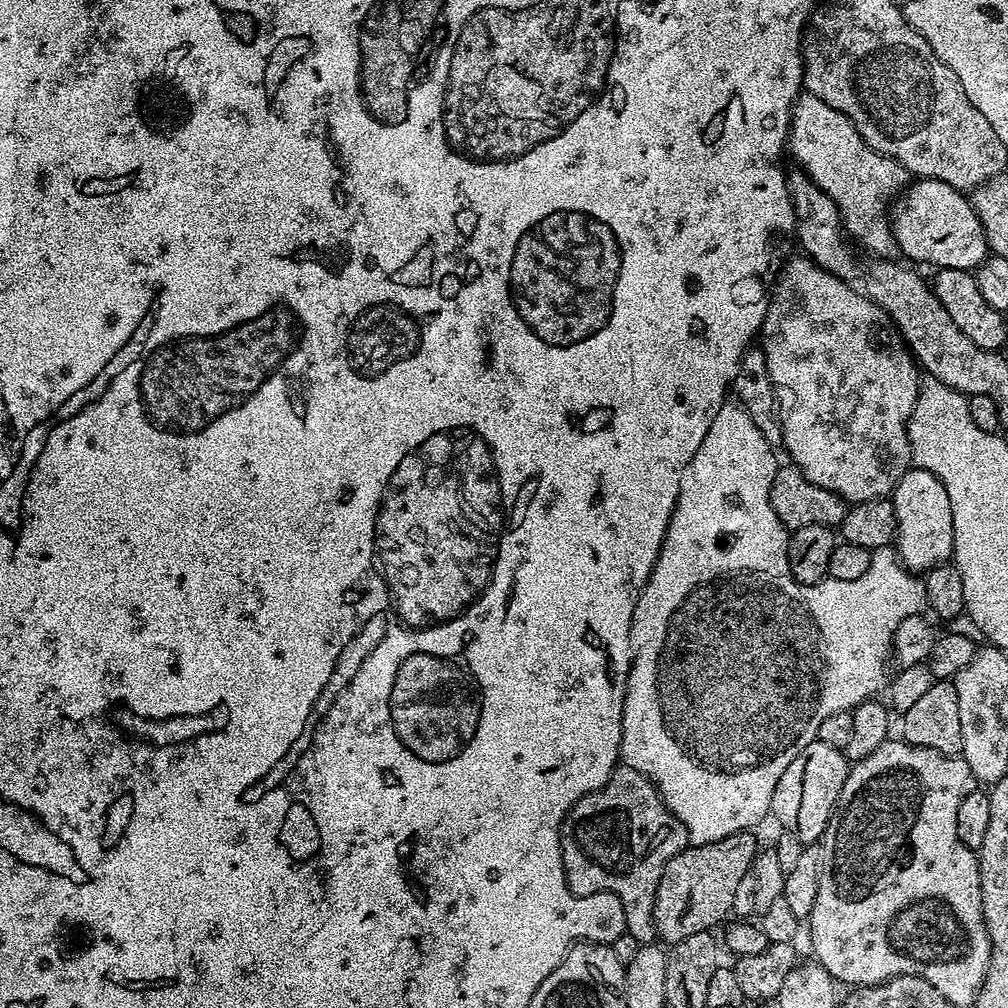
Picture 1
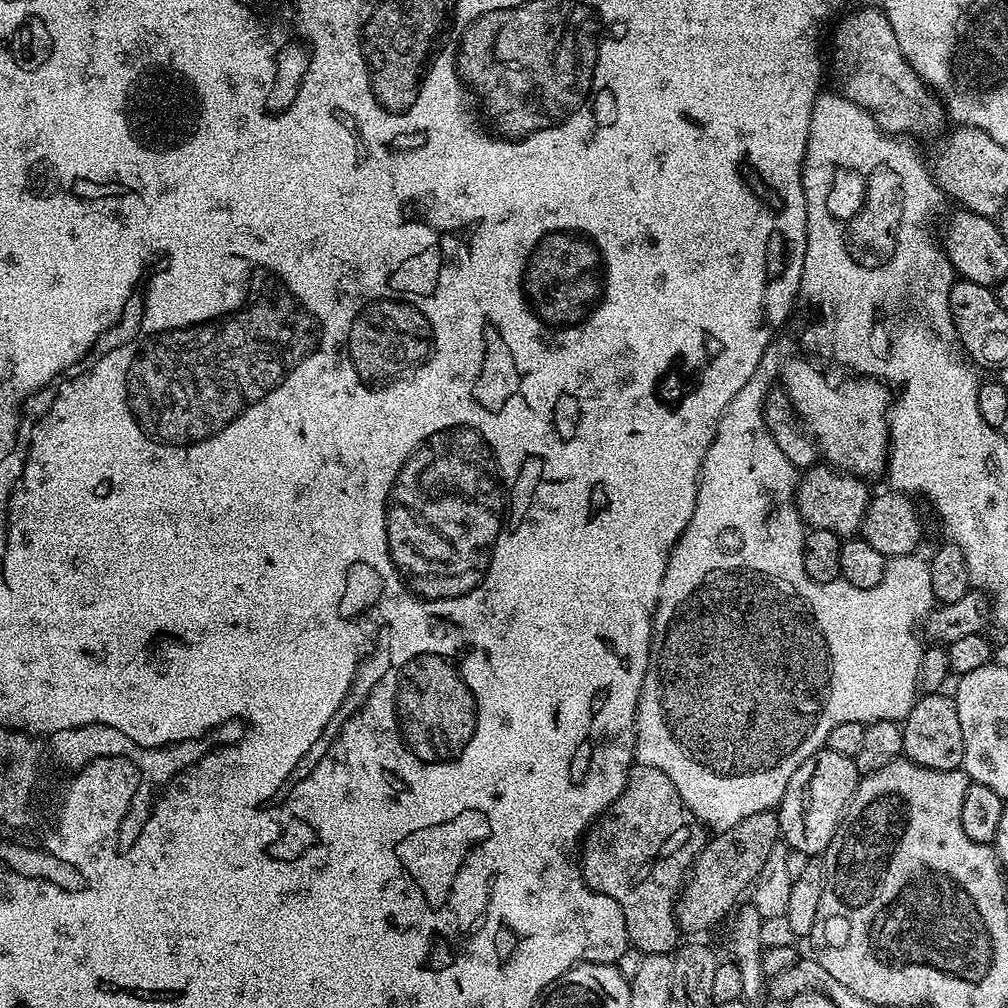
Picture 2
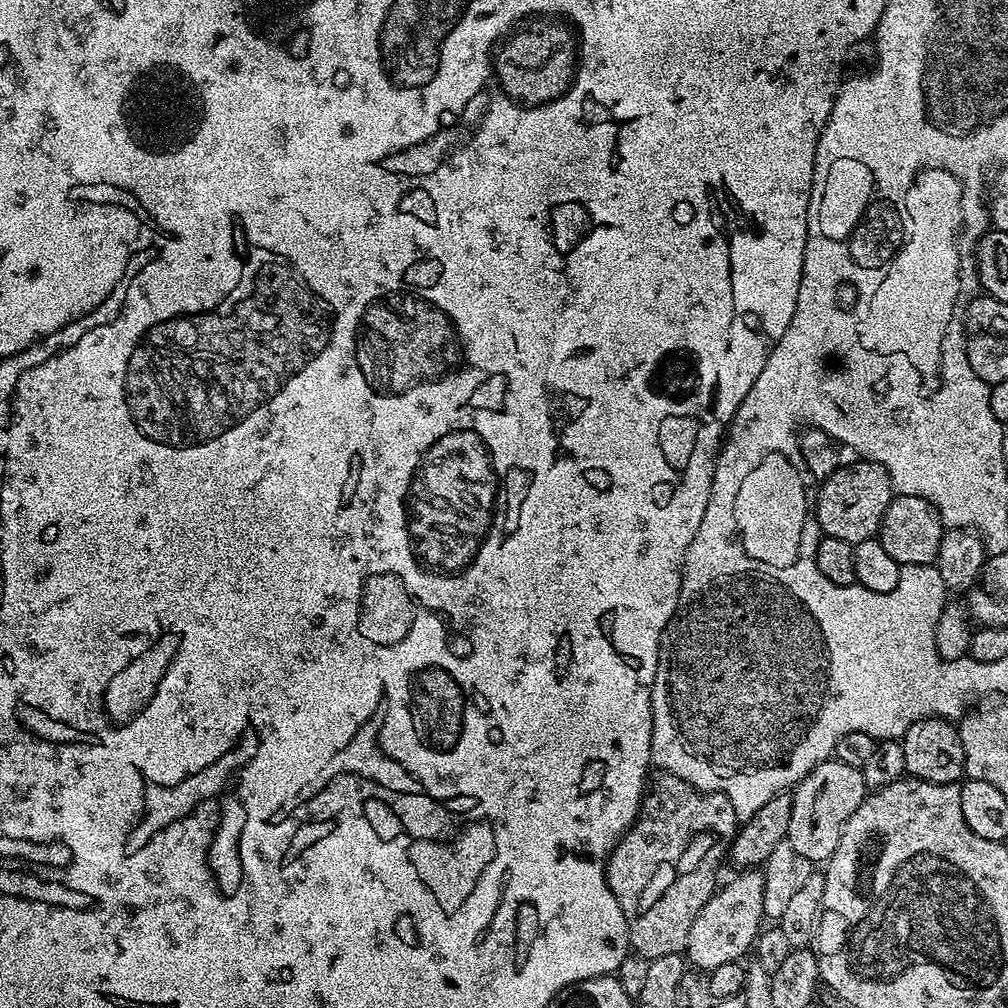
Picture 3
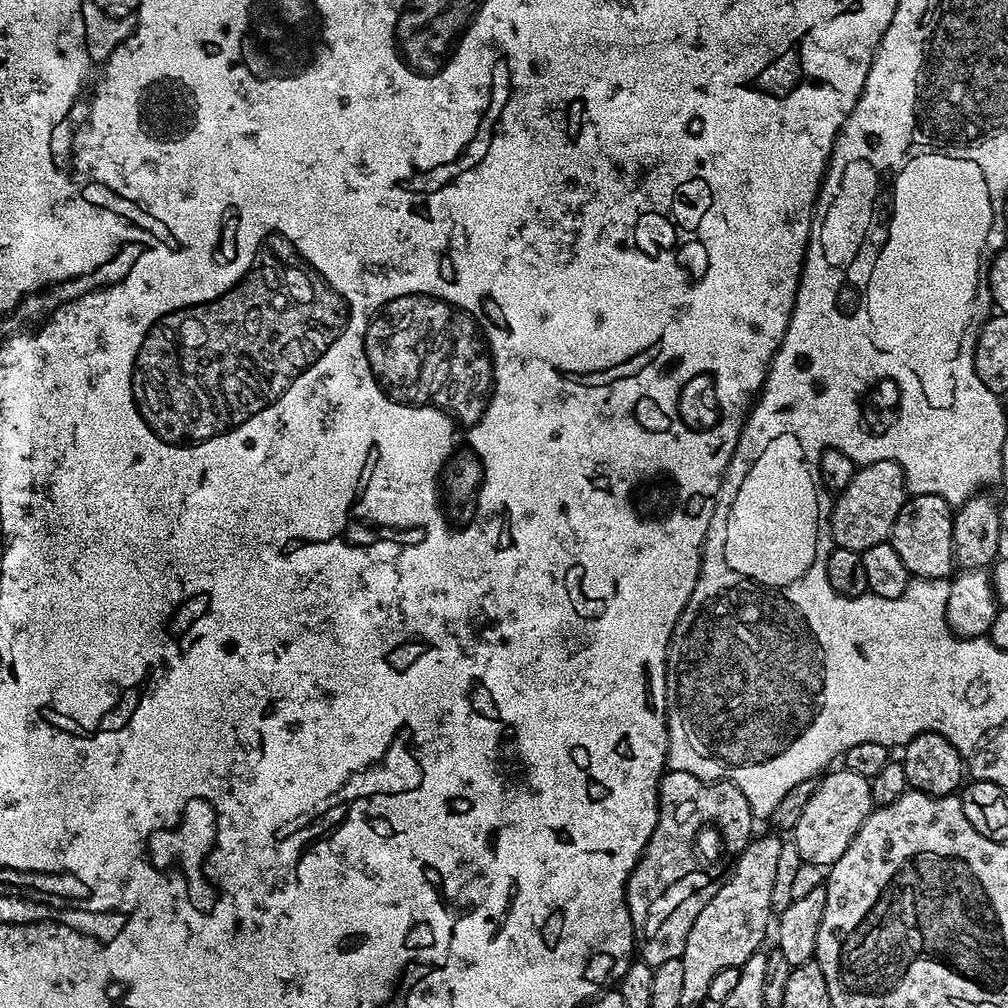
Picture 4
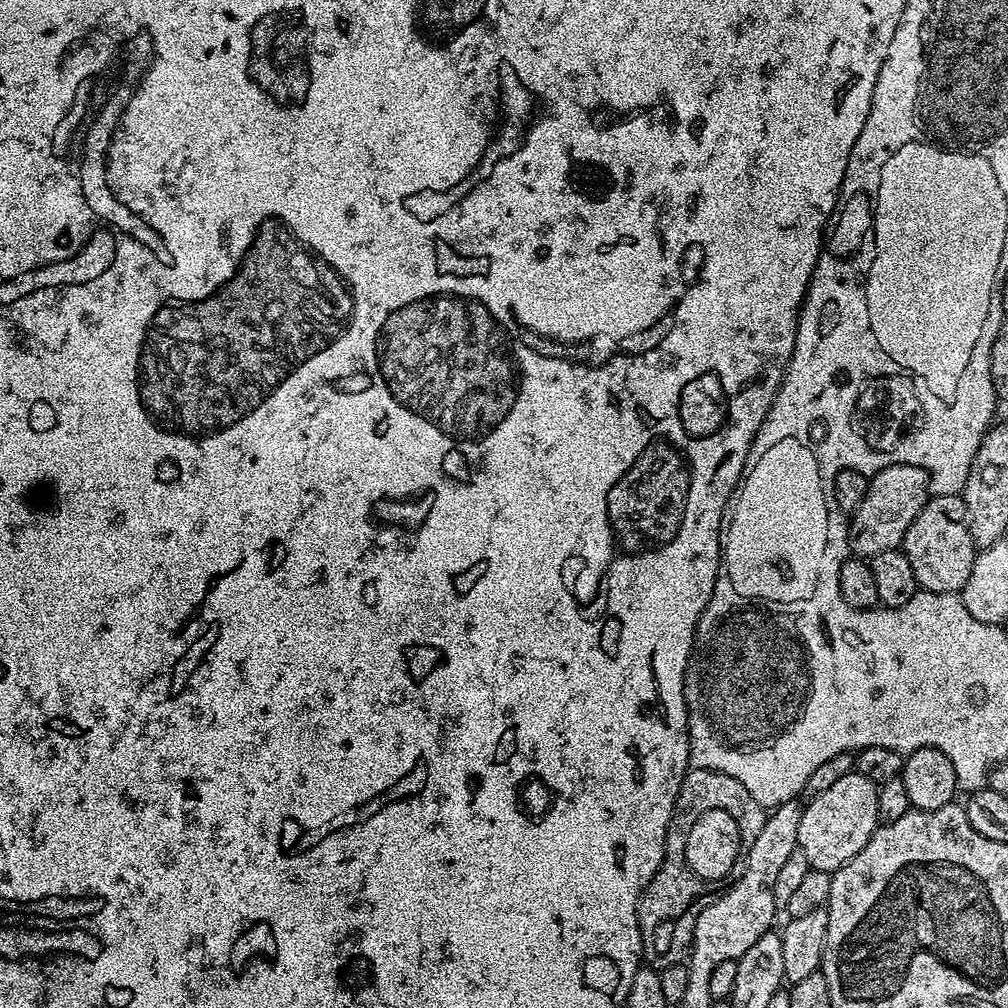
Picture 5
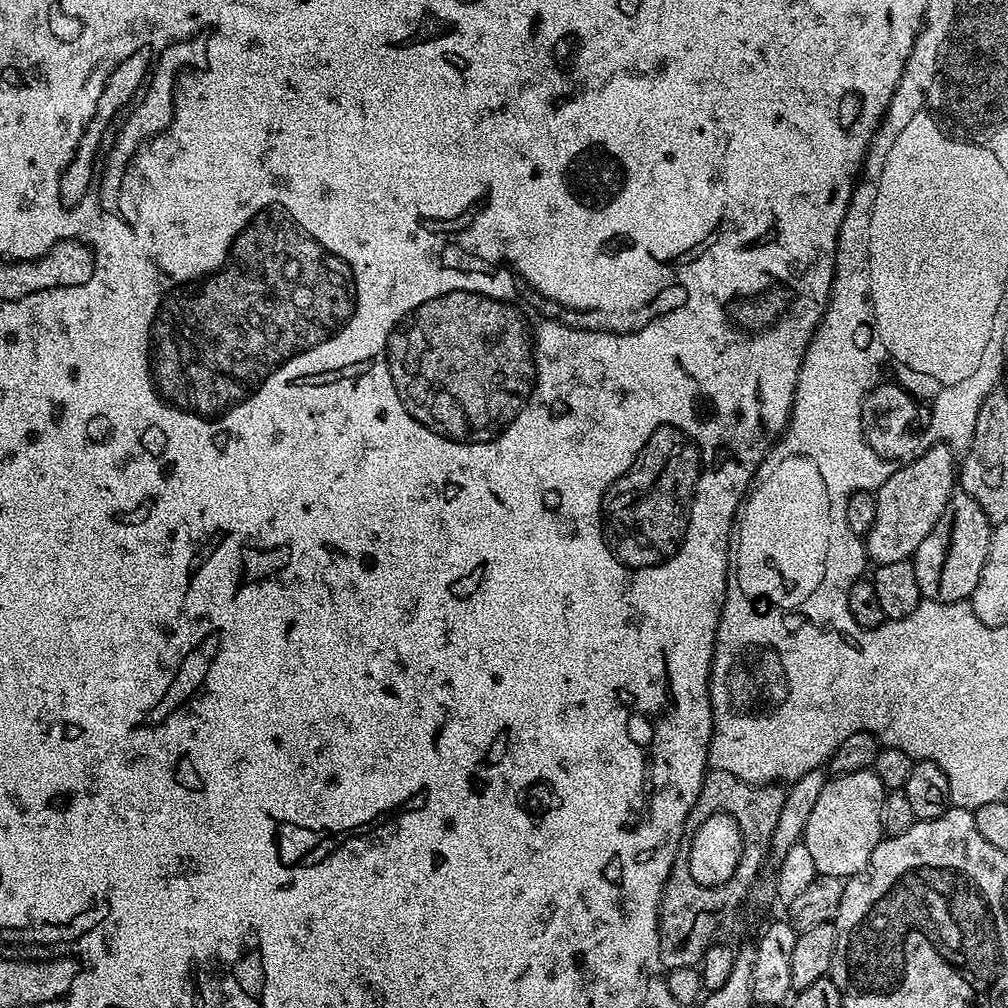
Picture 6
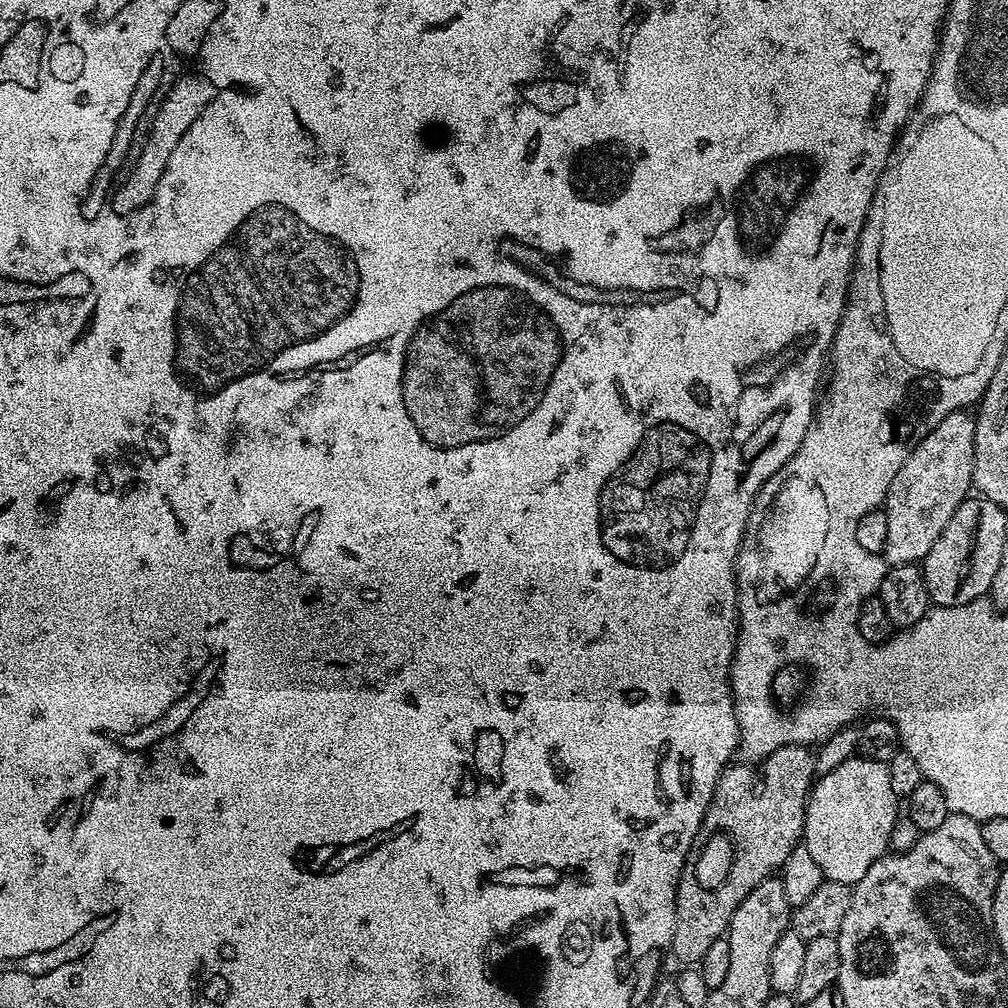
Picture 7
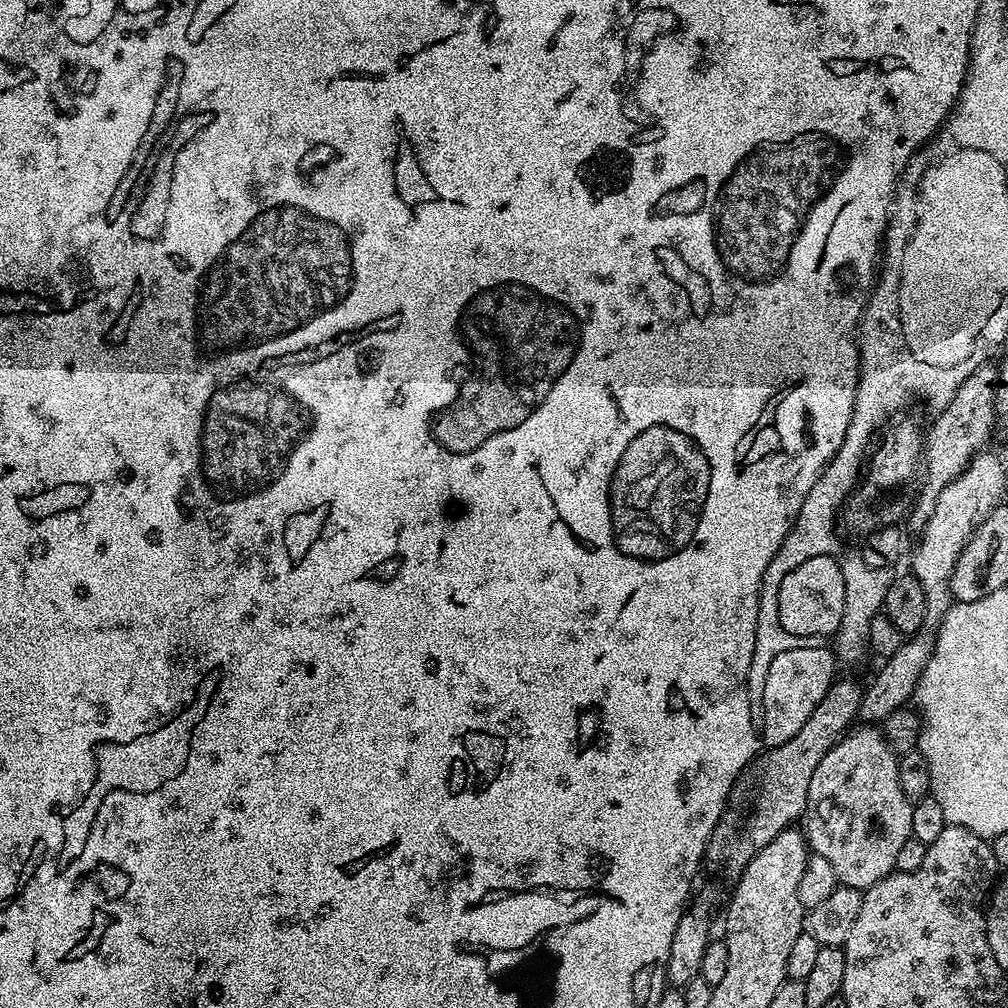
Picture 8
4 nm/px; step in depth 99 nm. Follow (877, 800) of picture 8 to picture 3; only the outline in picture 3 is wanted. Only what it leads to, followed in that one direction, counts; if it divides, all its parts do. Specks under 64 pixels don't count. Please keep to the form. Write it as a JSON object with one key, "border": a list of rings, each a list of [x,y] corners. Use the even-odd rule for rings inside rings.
{"border":[[[835,758],[823,760],[818,766],[814,766],[814,770],[810,770],[810,774],[806,774],[806,778],[802,778],[792,792],[790,830],[786,839],[790,842],[790,846],[794,846],[796,854],[815,862],[829,860],[834,854],[834,850],[838,850],[838,842],[842,838],[842,830],[846,826],[850,814],[854,814],[854,810],[858,810],[865,795],[864,773],[861,769],[846,766],[846,762]]]}

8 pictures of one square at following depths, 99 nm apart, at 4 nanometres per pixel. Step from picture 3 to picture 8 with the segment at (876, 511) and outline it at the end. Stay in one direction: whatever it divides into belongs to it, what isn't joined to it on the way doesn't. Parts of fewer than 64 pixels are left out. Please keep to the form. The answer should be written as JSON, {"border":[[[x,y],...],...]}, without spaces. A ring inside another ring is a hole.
{"border":[[[989,362],[983,364],[978,370],[974,370],[974,374],[970,374],[970,378],[966,378],[966,382],[962,382],[962,386],[958,386],[958,390],[954,394],[954,398],[950,398],[950,402],[944,408],[939,409],[935,413],[936,421],[929,428],[926,428],[924,438],[924,447],[922,449],[922,476],[924,472],[924,493],[920,496],[920,501],[912,508],[912,524],[916,530],[923,529],[924,523],[930,518],[930,514],[934,510],[934,502],[936,496],[950,482],[954,482],[956,478],[961,476],[966,470],[966,466],[970,466],[970,462],[979,453],[984,451],[989,443],[988,435],[992,432],[992,424],[996,419],[996,372],[997,365]]]}

